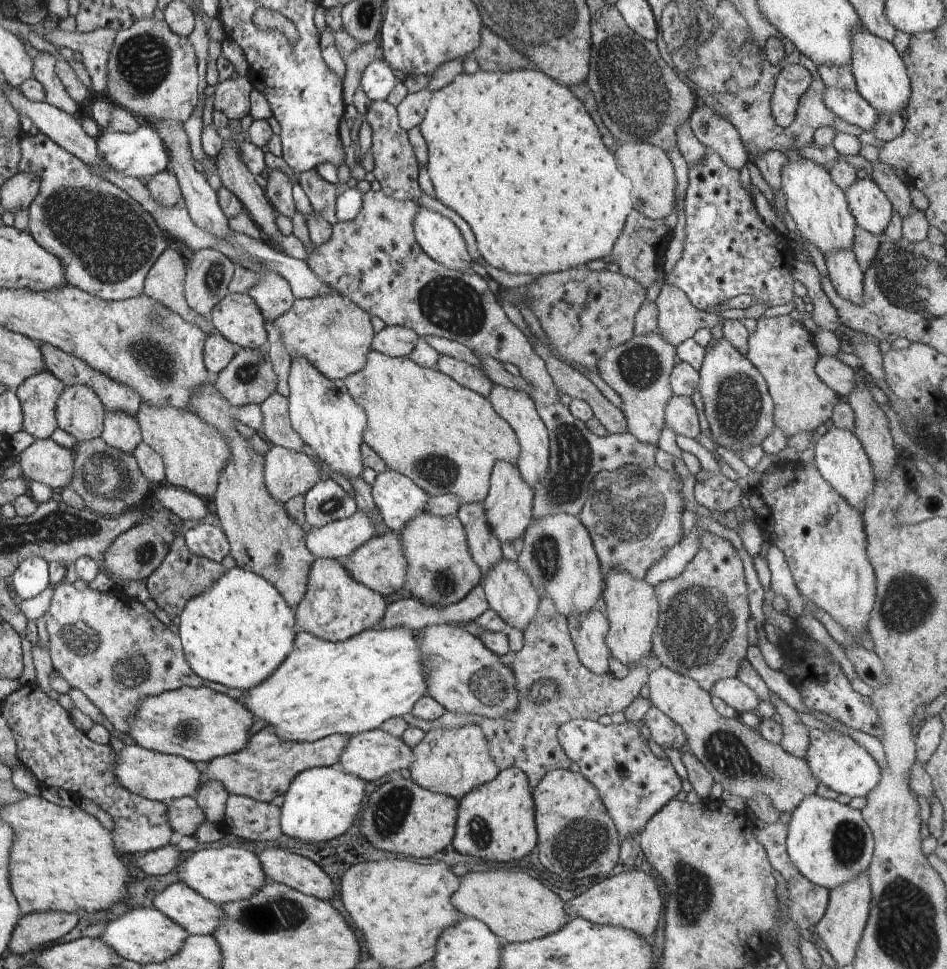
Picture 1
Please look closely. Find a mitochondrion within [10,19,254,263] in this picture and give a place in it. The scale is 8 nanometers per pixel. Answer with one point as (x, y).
(144, 60)

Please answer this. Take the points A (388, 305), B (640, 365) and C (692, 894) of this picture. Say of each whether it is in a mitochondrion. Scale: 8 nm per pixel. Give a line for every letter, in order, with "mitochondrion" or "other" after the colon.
A: other
B: mitochondrion
C: mitochondrion

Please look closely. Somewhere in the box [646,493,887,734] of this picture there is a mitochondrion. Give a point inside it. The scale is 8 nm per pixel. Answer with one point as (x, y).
(699, 622)

